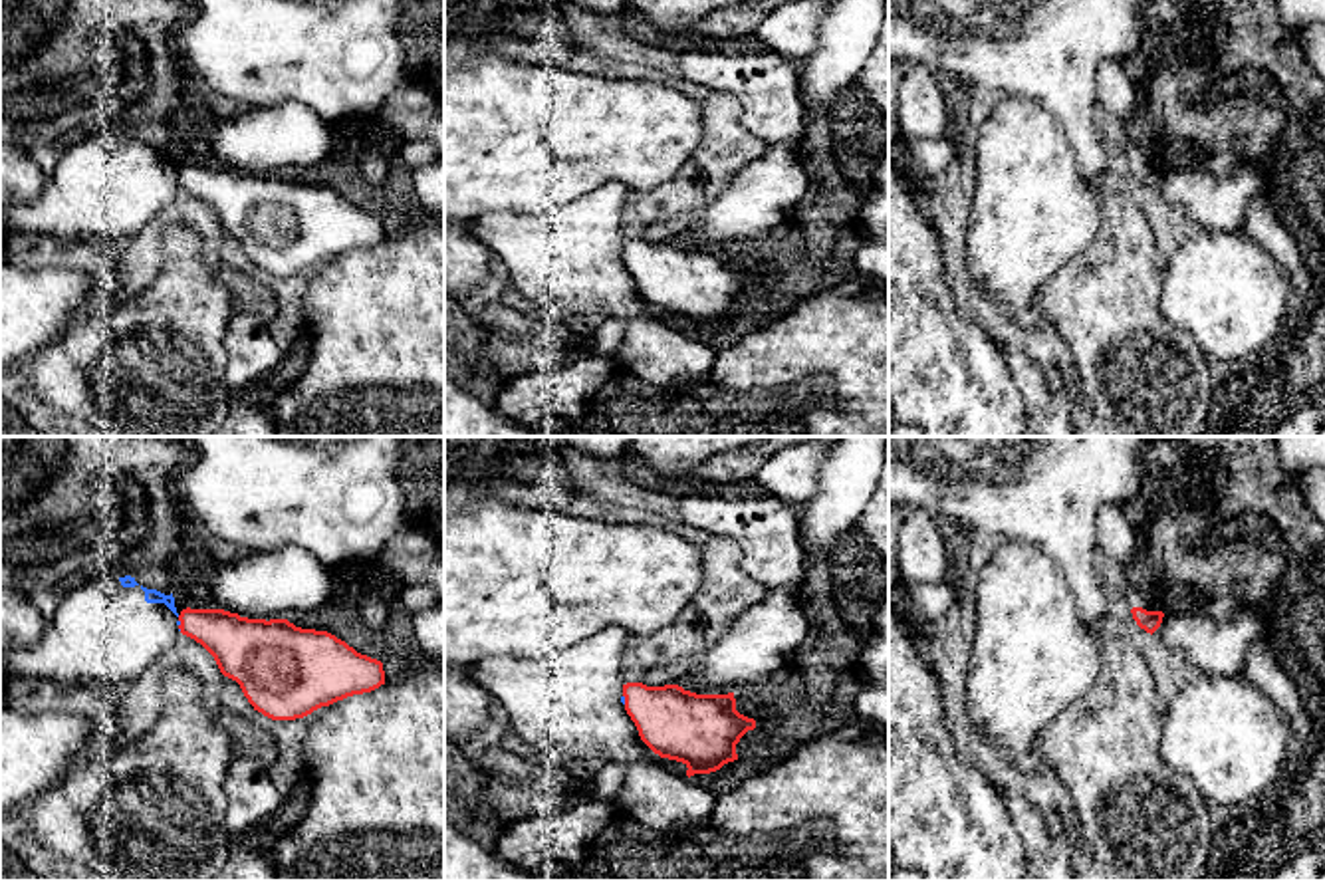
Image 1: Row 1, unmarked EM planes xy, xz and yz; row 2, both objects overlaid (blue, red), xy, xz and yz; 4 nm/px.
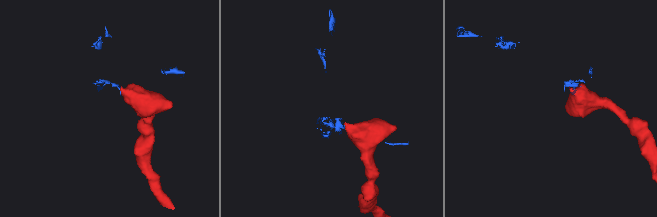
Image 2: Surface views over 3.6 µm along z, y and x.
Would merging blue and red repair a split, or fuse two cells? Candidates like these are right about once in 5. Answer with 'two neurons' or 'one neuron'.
two neurons

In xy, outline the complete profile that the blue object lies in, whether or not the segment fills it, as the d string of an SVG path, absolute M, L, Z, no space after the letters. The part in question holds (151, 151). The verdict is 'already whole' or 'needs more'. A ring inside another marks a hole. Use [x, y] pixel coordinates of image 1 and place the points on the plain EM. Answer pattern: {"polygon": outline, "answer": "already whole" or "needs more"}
{"polygon": "M93 133L61 147L46 189L32 204L18 204L0 216L0 226L56 238L133 238L175 204L179 185L175 153L147 145L135 133Z", "answer": "needs more"}

